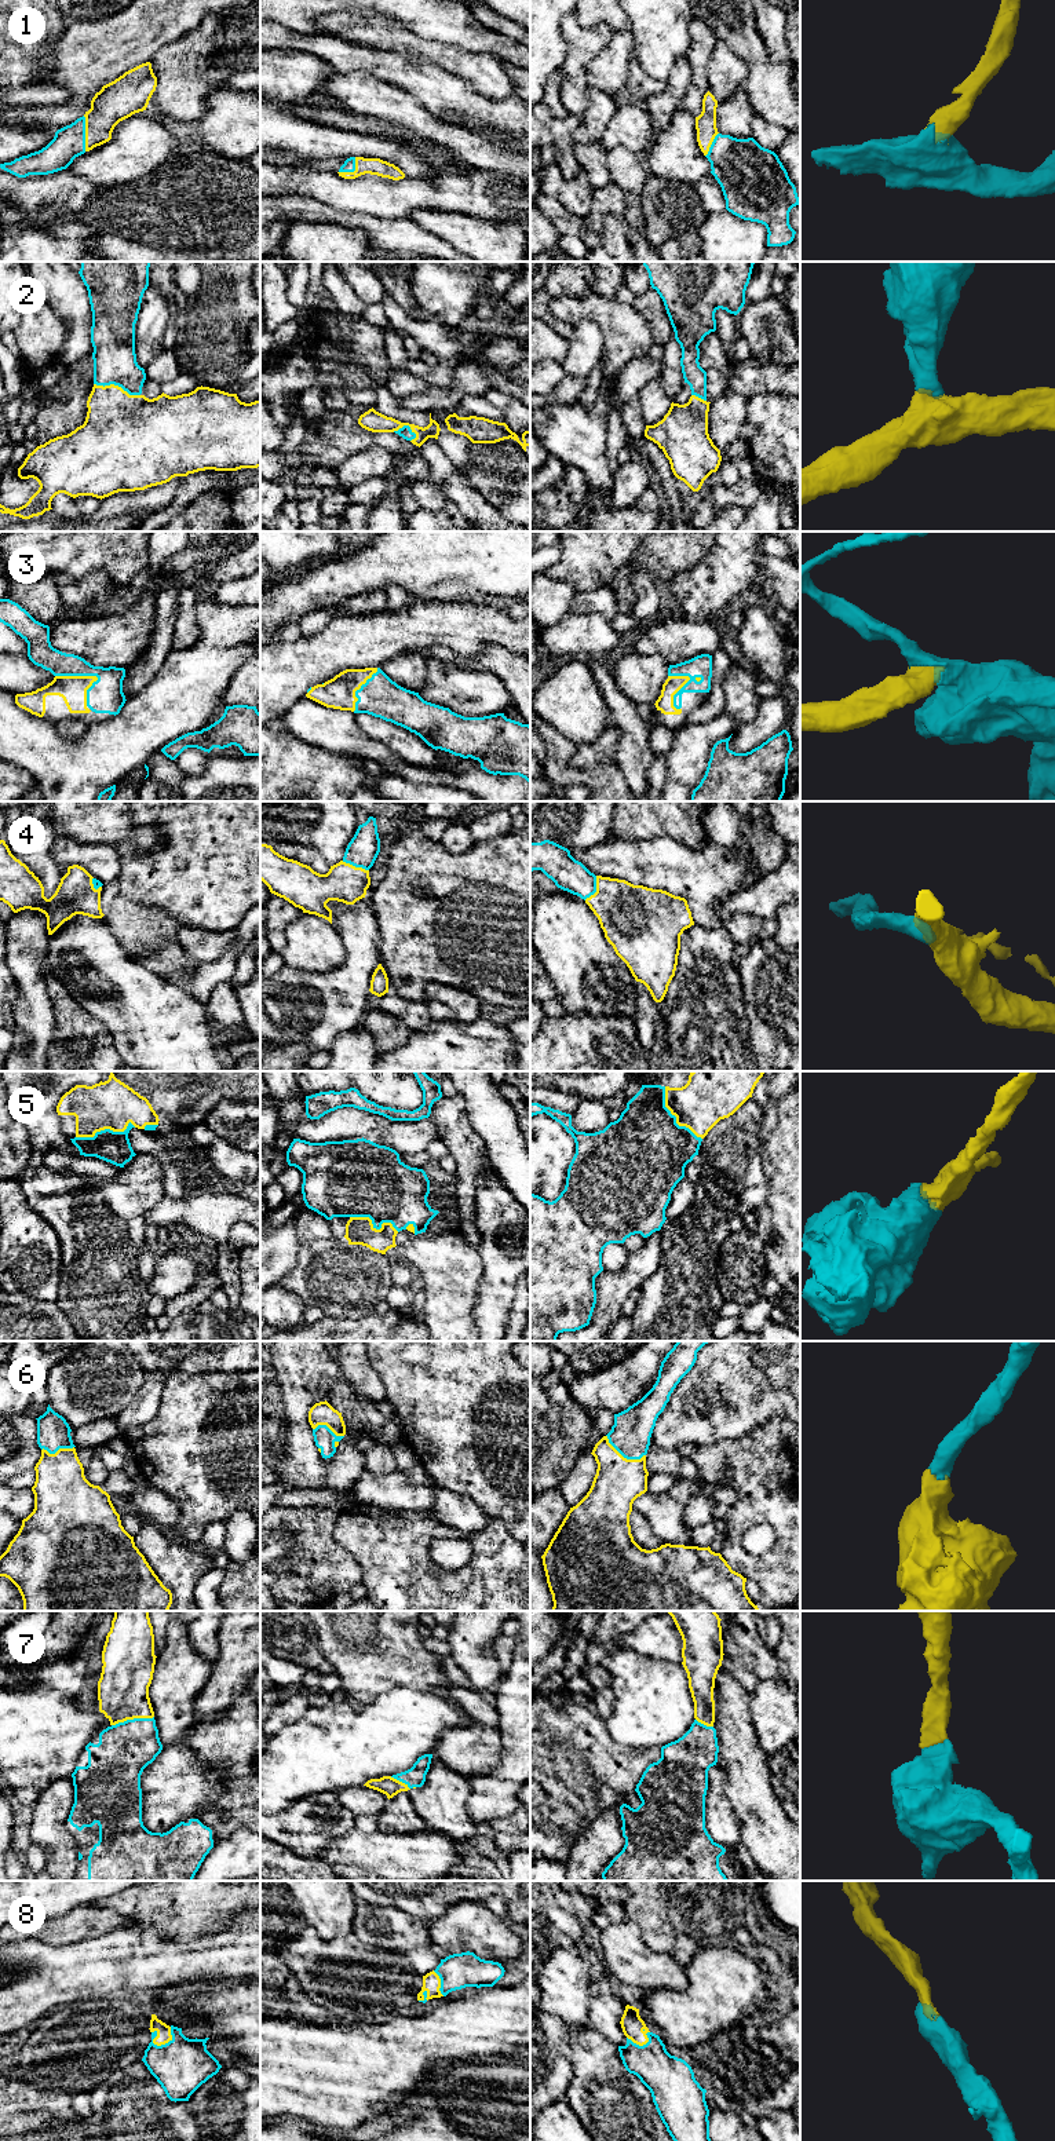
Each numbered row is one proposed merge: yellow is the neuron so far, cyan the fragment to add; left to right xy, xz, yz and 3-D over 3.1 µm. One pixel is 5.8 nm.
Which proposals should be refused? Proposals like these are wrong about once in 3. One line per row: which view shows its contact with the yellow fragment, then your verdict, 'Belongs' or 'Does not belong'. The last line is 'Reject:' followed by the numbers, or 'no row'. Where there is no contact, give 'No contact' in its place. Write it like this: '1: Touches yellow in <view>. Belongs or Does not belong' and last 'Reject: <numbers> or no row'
1: Touches yellow in xy. Belongs
2: Touches yellow in xy. Belongs
3: Touches yellow in xy. Belongs
4: Touches yellow in yz. Belongs
5: Touches yellow in xy. Belongs
6: Touches yellow in yz. Belongs
7: Touches yellow in xy. Belongs
8: Touches yellow in xy. Belongs
Reject: no row

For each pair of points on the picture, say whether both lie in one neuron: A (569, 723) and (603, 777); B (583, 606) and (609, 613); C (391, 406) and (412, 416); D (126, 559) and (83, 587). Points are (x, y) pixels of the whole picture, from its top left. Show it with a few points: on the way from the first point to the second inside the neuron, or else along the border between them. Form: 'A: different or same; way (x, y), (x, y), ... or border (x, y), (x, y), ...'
A: different; border (550, 726), (577, 745)
B: same; way (590, 606), (602, 606)
C: same; way (397, 412), (406, 416)
D: different; border (73, 577), (103, 572), (115, 584)

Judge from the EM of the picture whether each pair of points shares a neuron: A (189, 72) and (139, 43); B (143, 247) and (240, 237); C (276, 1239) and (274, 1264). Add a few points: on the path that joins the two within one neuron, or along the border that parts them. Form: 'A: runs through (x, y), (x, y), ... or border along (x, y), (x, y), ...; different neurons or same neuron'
A: border along (183, 35), (164, 44), (149, 61); different neurons
B: runs through (167, 247), (216, 243); same neuron
C: runs through (276, 1245), (274, 1259); same neuron

